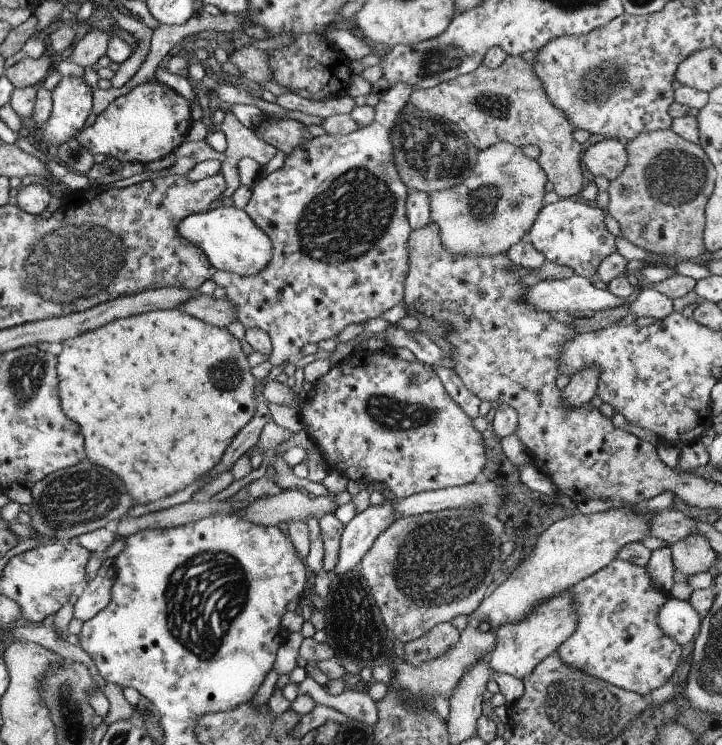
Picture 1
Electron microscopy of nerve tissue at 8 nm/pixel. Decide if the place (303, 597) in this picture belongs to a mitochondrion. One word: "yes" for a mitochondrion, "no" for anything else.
no

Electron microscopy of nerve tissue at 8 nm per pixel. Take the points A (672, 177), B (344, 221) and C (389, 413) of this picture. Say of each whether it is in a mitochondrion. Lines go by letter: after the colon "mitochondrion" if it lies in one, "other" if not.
A: mitochondrion
B: mitochondrion
C: mitochondrion

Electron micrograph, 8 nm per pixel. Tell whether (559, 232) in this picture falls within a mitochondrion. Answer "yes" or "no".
no

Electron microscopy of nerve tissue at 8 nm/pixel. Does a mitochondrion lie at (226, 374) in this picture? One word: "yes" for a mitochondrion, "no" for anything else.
yes

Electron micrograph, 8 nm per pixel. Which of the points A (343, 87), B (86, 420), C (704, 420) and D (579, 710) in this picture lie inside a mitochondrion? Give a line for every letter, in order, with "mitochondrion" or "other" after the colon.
A: other
B: other
C: other
D: mitochondrion

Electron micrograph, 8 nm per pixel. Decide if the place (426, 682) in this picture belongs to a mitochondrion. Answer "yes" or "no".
yes

